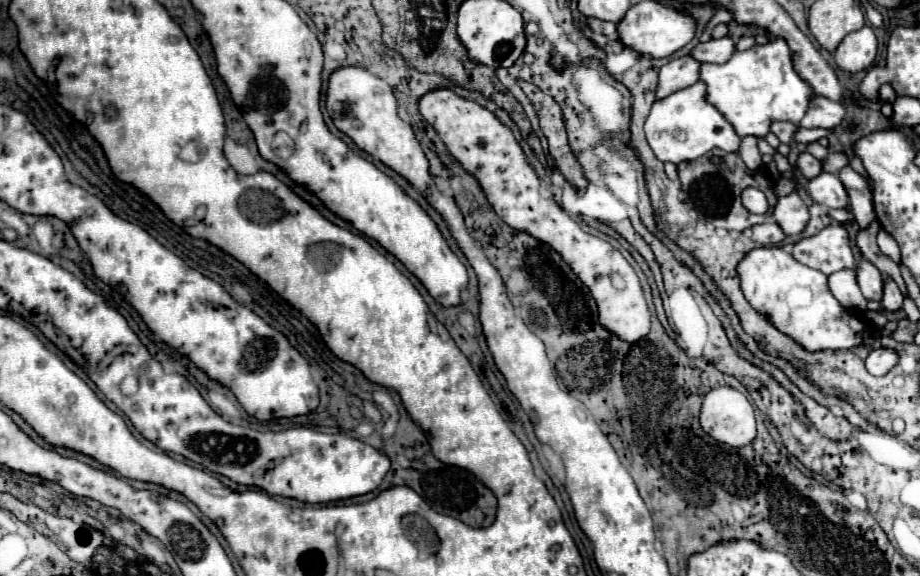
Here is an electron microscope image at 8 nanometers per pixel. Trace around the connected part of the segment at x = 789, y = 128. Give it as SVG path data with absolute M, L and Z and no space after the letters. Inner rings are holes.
M783 121L771 123L771 133L775 133L781 143L789 143L789 141L793 139L795 129L797 129L797 127L795 127L793 123L783 123Z

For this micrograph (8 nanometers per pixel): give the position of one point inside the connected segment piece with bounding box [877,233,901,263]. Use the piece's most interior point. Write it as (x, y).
(887, 244)

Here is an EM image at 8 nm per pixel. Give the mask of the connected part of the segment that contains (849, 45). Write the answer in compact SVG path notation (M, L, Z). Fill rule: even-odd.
M863 27L843 39L835 51L835 63L845 73L859 73L869 69L877 55L877 39L871 27Z

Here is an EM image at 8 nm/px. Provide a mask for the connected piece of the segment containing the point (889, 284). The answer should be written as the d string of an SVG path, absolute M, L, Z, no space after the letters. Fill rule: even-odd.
M891 277L883 279L883 299L881 299L881 305L887 311L899 311L901 305L903 305L903 293L899 291L897 283Z

